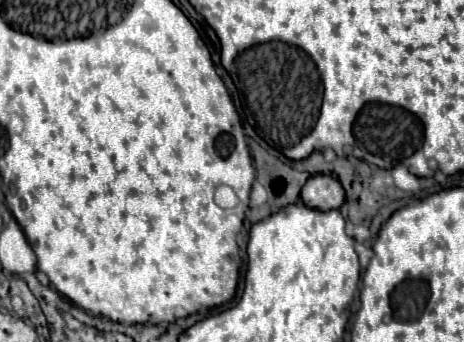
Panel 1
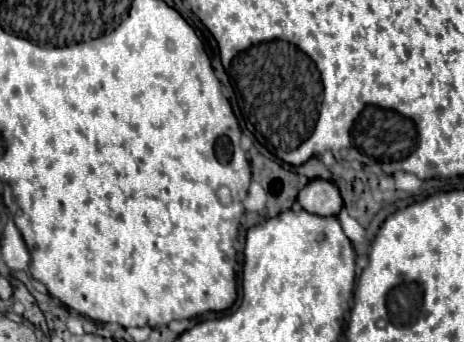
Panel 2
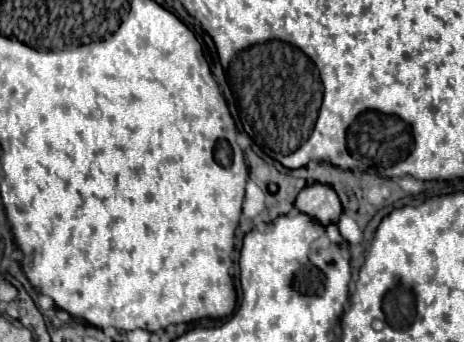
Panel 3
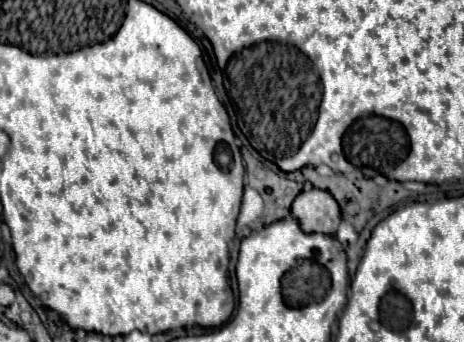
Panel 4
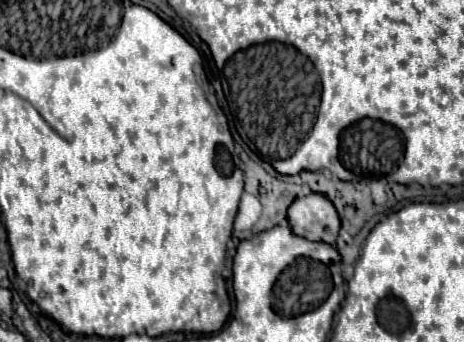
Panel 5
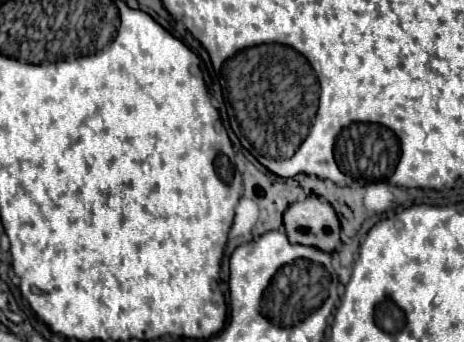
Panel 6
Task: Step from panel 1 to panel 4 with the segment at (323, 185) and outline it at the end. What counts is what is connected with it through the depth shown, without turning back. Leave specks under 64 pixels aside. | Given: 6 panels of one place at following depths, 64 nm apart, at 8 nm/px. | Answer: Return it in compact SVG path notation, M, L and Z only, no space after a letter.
M312 188L296 196L292 204L292 216L298 220L304 234L328 234L334 236L340 226L340 208L330 192Z

